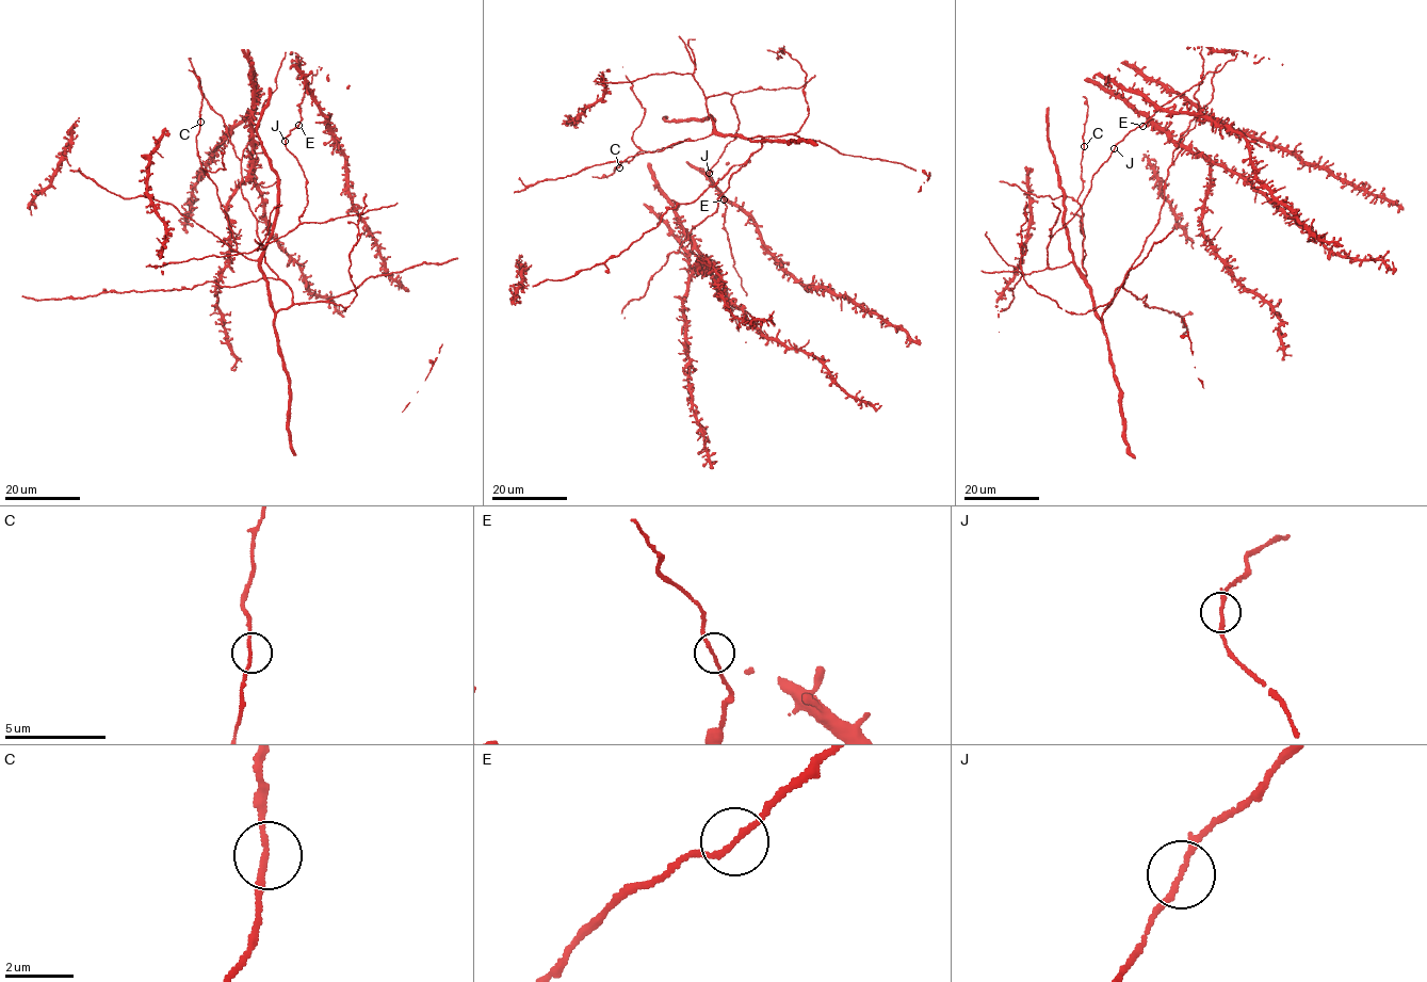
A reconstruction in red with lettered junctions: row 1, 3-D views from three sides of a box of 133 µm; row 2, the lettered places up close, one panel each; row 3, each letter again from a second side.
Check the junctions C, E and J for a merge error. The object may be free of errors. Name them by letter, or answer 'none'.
none

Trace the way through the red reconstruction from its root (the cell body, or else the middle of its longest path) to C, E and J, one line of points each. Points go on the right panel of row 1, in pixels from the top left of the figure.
C: (1084, 279), (1082, 210), (1077, 199), (1083, 188), (1081, 161), (1084, 146)
E: (1084, 279), (1072, 262), (1051, 269), (1047, 260), (1049, 241), (1083, 204), (1092, 175), (1115, 146), (1141, 125)
J: (1084, 279), (1072, 262), (1051, 269), (1047, 250), (1053, 236), (1083, 204), (1092, 175), (1114, 148)

